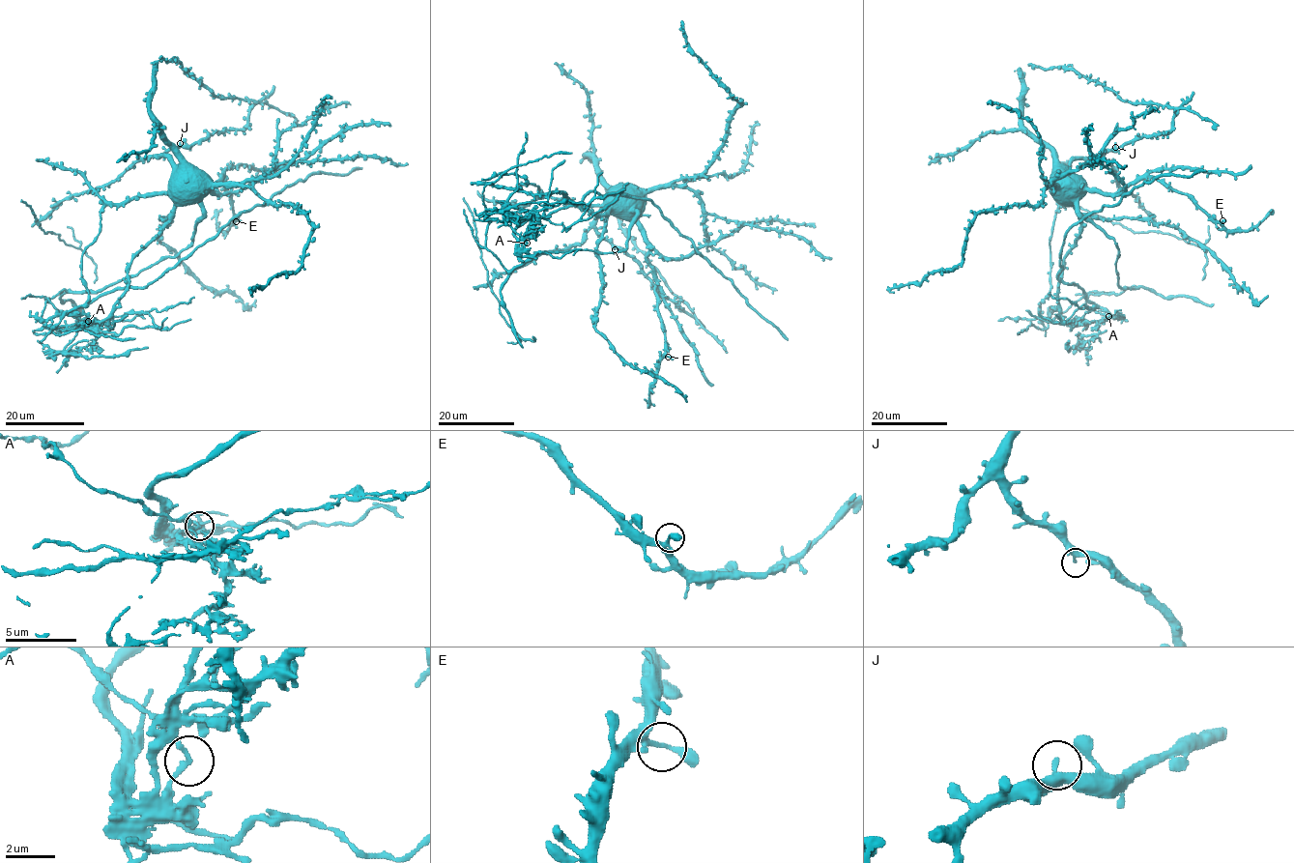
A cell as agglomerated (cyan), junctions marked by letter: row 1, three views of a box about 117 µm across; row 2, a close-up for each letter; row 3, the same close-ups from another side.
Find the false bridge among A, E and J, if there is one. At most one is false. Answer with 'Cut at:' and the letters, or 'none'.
Cut at: A

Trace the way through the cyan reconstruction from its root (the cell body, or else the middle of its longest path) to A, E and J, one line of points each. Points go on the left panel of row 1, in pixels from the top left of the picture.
A: (127, 285), (119, 305), (108, 320), (107, 330), (87, 327), (88, 321)
E: (127, 285), (127, 266), (169, 220), (170, 212), (200, 188), (215, 192), (214, 186), (223, 175), (236, 221)
J: (127, 285), (127, 266), (169, 220), (175, 203), (173, 161), (168, 157), (159, 157), (180, 143)

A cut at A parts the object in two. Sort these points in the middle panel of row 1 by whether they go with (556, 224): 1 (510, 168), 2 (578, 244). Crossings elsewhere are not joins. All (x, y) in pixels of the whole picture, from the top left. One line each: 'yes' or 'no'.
1: no
2: no

